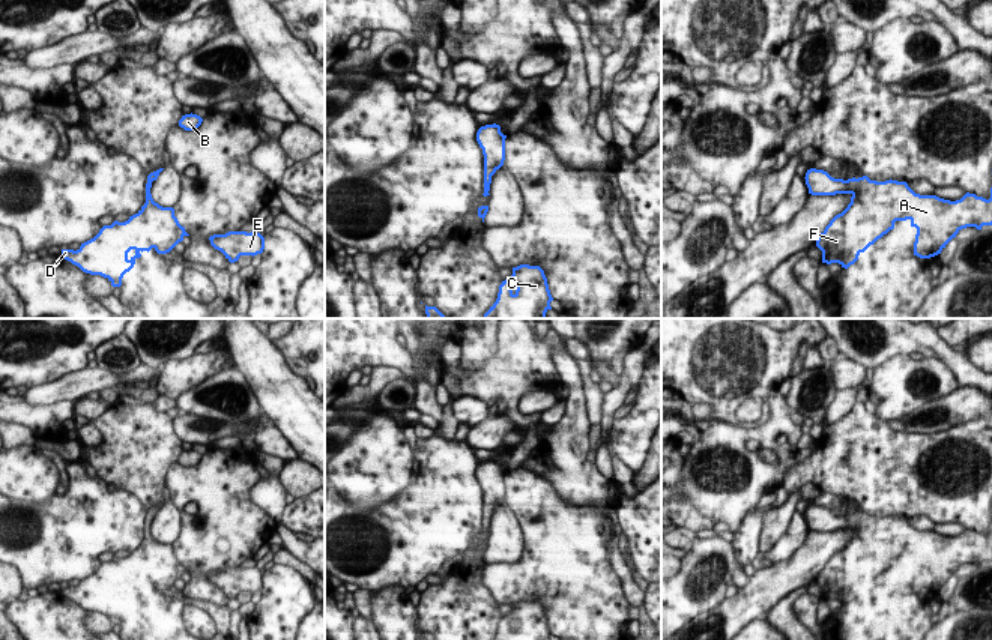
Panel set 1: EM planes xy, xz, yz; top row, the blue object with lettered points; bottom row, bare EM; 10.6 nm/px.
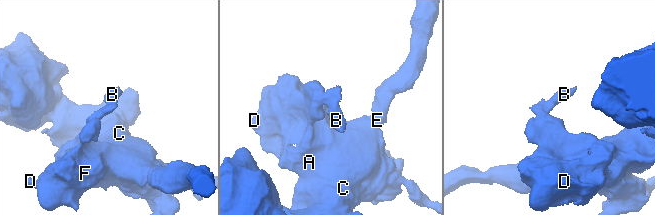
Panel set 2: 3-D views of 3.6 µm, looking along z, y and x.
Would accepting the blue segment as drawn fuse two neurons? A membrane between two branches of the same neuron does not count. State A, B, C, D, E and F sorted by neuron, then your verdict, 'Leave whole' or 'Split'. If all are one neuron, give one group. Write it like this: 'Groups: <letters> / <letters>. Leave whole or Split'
Groups: A B C D E F. Leave whole.

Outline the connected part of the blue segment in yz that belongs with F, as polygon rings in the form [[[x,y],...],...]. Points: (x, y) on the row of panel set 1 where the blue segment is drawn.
[[[810,168],[806,173],[806,185],[812,195],[836,195],[851,194],[848,207],[836,215],[816,240],[816,246],[822,251],[822,263],[839,263],[848,269],[858,260],[878,239],[894,228],[896,221],[911,221],[911,227],[917,228],[914,242],[914,255],[930,258],[945,248],[956,234],[966,227],[981,230],[983,225],[992,225],[992,188],[990,198],[977,197],[966,192],[960,200],[950,201],[936,195],[915,194],[906,182],[870,180],[867,176],[852,177],[848,180],[834,179],[824,170]]]

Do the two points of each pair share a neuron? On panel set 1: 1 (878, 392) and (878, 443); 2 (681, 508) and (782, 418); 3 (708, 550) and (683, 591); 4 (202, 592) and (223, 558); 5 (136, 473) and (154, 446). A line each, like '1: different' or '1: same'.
1: different
2: different
3: same
4: same
5: same

